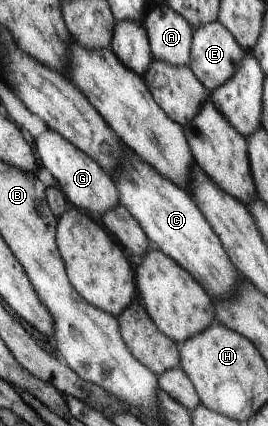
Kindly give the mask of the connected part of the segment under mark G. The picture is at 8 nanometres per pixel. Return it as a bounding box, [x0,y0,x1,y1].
[32,129,120,216]

